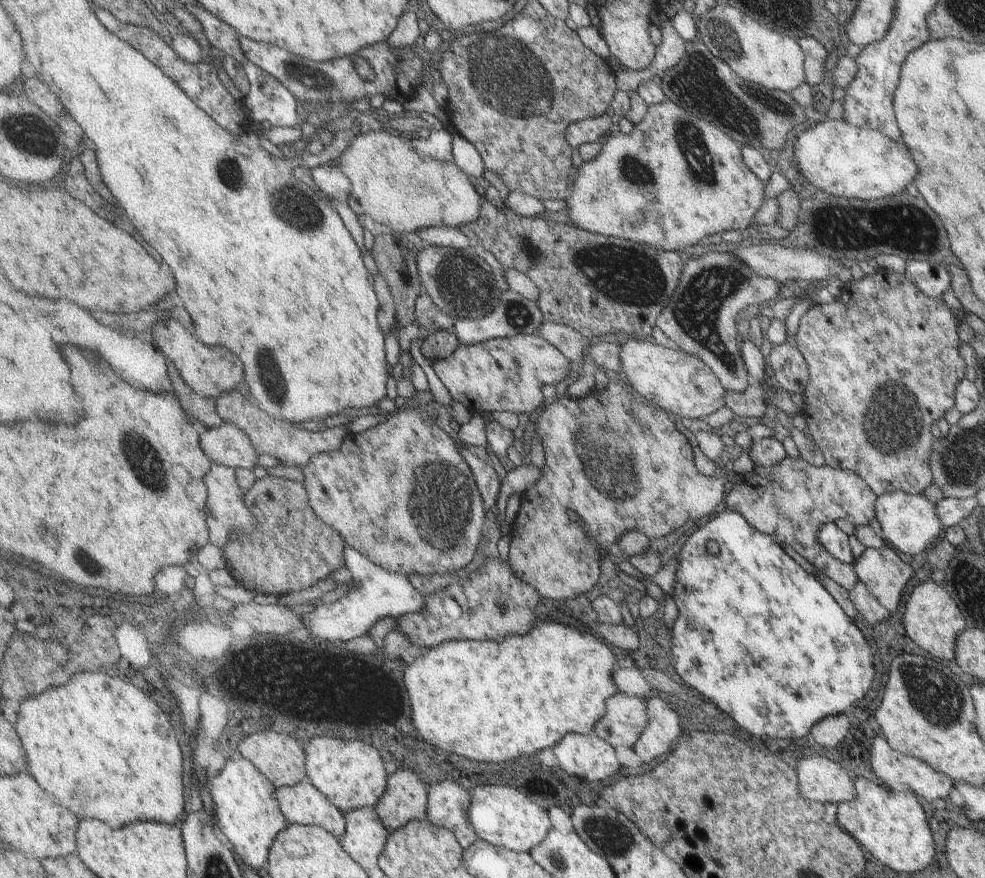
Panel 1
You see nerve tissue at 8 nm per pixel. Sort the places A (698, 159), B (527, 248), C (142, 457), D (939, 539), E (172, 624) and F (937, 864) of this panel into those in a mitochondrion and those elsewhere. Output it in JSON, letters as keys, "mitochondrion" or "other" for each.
{"A":"mitochondrion","B":"mitochondrion","C":"mitochondrion","D":"other","E":"other","F":"other"}

